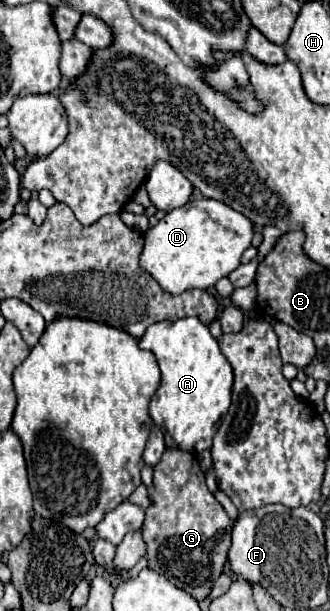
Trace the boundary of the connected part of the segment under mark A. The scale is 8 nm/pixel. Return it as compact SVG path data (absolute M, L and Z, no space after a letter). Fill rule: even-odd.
M184 317L150 325L144 337L138 339L138 347L152 351L162 371L162 383L150 401L150 417L162 429L166 445L192 453L210 449L216 429L230 407L234 385L232 367L222 355L218 339L198 317Z

